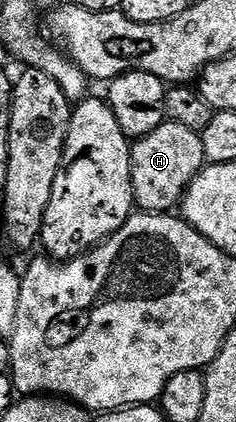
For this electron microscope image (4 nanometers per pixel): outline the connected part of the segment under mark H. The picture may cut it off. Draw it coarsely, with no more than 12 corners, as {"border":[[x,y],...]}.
{"border":[[163,121],[130,147],[135,206],[170,213],[207,164],[202,135]]}

